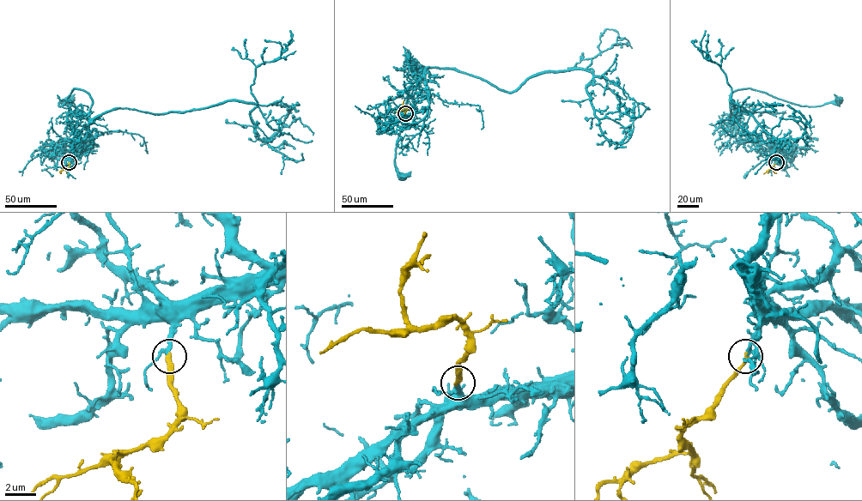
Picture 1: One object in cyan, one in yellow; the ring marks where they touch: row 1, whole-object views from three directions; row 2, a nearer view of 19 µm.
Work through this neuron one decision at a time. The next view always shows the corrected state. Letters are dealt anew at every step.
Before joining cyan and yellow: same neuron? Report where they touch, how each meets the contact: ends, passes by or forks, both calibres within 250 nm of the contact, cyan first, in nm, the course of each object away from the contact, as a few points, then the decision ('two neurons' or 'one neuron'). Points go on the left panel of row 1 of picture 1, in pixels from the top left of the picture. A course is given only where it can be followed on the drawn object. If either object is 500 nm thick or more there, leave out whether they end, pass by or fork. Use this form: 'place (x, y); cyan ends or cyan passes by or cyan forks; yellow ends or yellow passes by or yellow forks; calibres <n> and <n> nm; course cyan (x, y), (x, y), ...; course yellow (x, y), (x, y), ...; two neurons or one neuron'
place (69, 162); cyan passes by; yellow ends; calibres 160 and 220 nm; course cyan (69, 162), (83, 154), (93, 141), (88, 131), (92, 98), (75, 88), (58, 105), (69, 99); course yellow (69, 162), (69, 166), (64, 169), (67, 174); one neuron

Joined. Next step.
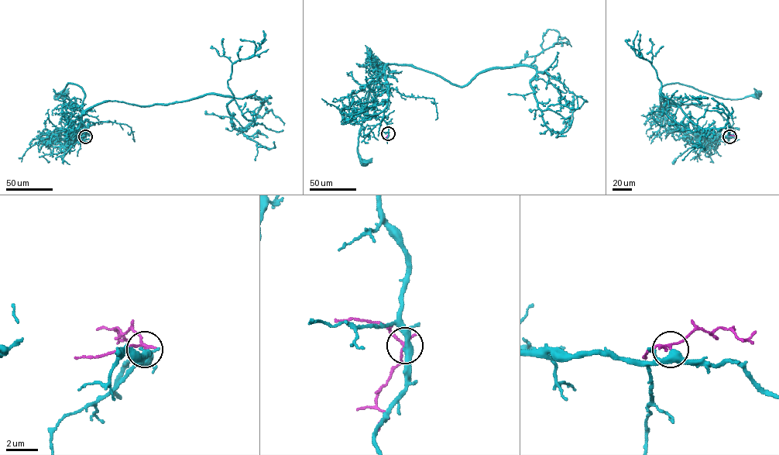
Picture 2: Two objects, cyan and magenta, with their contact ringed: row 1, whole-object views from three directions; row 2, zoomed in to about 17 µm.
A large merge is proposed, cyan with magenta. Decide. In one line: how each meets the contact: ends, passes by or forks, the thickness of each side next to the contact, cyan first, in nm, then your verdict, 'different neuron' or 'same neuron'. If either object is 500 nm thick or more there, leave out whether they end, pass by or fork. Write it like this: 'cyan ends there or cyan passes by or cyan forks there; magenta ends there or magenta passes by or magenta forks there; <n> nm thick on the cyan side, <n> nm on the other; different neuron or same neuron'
cyan passes by; magenta passes by; 400 nm thick on the cyan side, 160 nm on the other; different neuron

